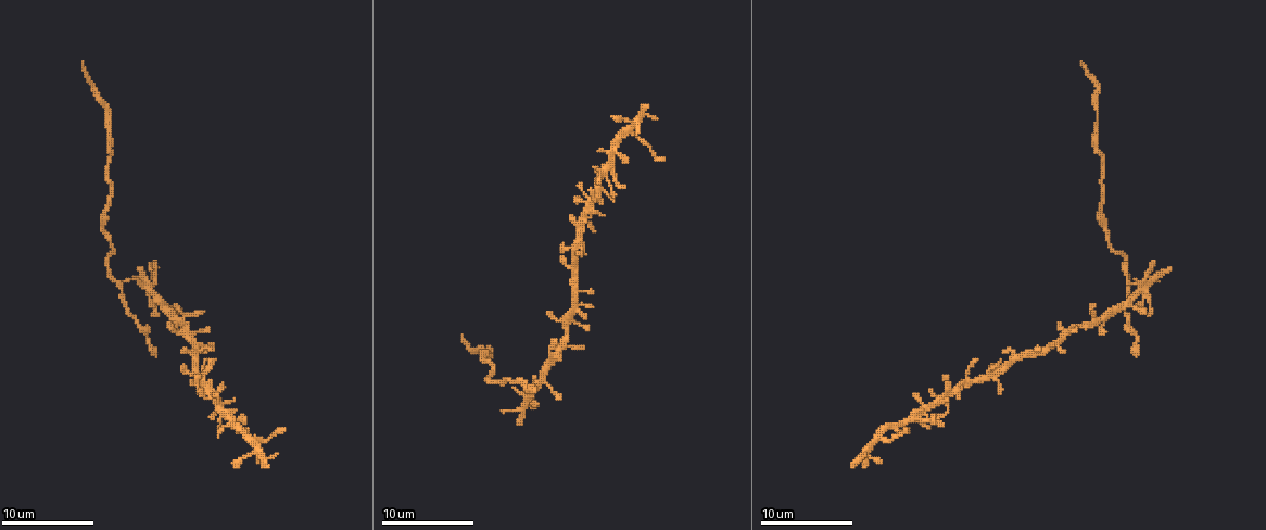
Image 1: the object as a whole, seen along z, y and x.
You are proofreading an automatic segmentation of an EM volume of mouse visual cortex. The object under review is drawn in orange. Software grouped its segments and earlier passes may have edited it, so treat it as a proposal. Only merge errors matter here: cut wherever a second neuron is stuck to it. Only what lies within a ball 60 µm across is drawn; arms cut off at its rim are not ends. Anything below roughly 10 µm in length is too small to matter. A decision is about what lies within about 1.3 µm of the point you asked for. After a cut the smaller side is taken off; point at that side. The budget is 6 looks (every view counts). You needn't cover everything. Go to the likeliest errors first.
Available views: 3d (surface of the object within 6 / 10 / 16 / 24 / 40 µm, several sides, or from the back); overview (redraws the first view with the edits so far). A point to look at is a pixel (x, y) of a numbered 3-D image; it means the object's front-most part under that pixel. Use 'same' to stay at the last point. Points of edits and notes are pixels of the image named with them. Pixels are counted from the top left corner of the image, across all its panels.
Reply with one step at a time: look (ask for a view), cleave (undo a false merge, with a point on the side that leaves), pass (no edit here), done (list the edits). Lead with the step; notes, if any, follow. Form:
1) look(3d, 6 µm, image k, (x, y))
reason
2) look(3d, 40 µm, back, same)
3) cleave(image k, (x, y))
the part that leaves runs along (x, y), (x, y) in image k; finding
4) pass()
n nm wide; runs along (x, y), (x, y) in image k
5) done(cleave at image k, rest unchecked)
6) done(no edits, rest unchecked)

look(3d, 10 µm, image 1, (623, 134))
thin arm on a thick one

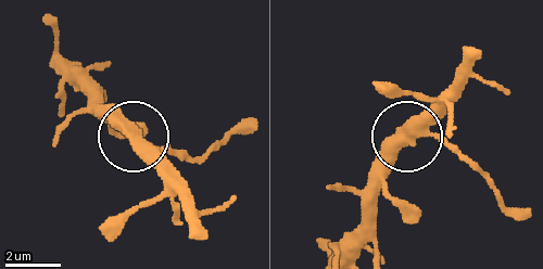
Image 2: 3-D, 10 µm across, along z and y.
look(3d, 10 µm, back, image 2, (411, 138))
other side

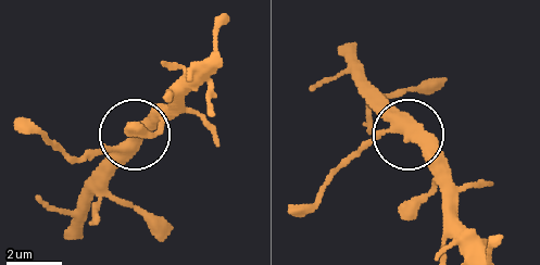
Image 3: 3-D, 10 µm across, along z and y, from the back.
pass()
runs along (479, 248), (406, 136), (392, 131), (353, 150) in image 3; continuous, no second neuron

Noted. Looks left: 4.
look(3d, 16 µm, image 1, (105, 209))
sudden change in width

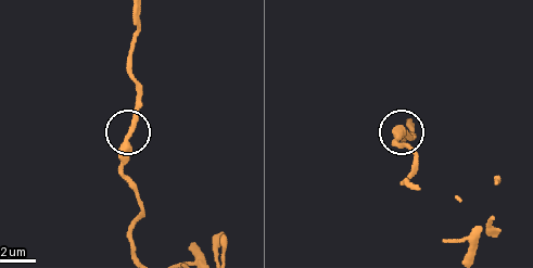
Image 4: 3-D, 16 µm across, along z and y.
pass()
continuous, no second neuron

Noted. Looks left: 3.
look(3d, 6 µm, image 1, (173, 315))

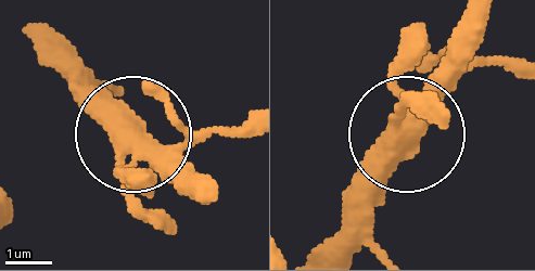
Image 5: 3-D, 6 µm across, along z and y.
pass()
side arm 39 µm; continuous, no second neuron

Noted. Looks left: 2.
done(no edits, rest unchecked)

